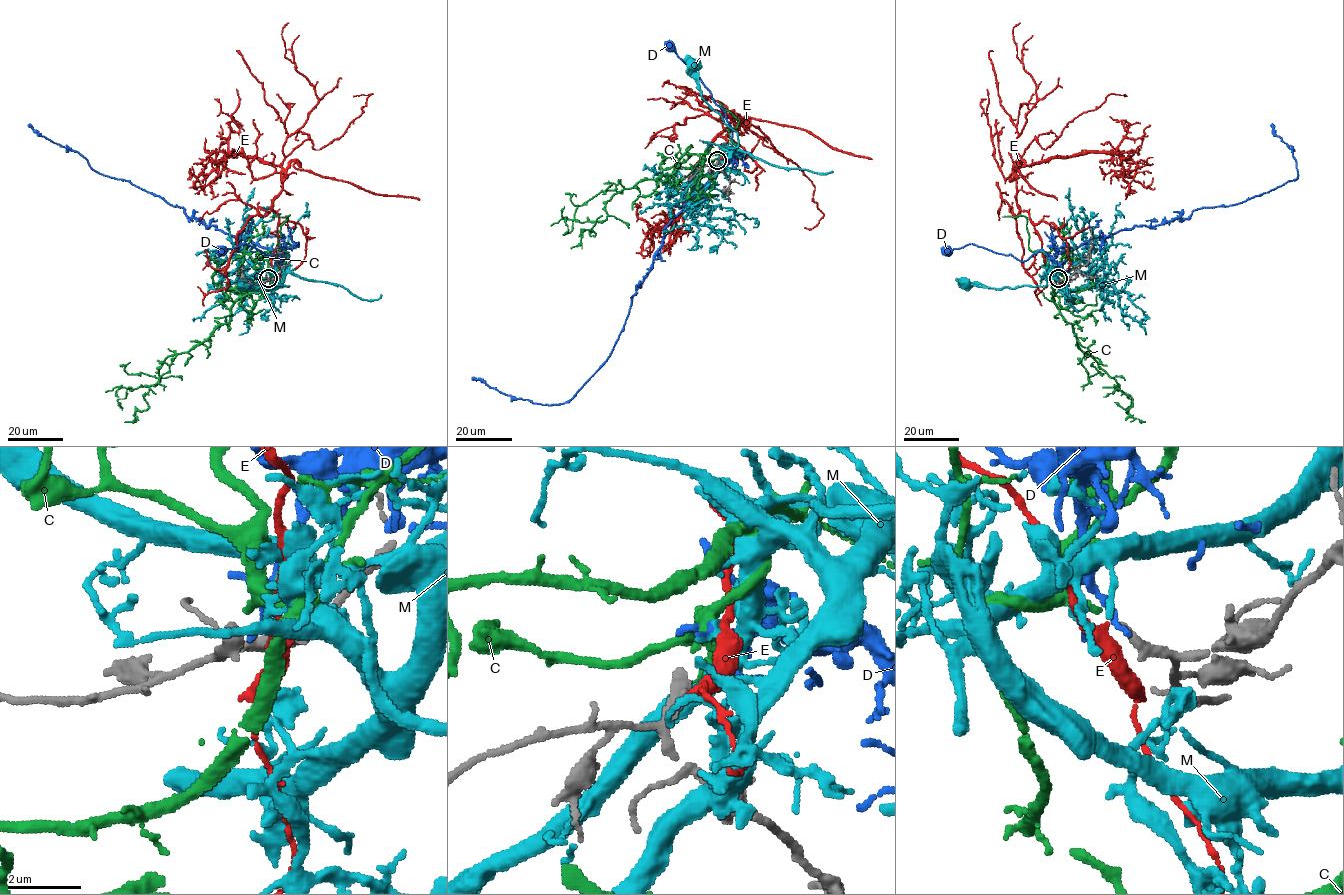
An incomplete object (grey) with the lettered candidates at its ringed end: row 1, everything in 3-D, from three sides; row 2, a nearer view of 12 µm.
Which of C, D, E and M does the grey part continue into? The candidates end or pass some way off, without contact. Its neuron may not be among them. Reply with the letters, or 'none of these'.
C

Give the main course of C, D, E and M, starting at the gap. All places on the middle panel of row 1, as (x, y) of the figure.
C: (718, 159), (723, 150), (684, 154), (671, 174), (615, 193), (594, 236), (581, 231), (581, 243), (570, 248)
D: (719, 157), (730, 157), (738, 148), (732, 143), (732, 128), (710, 91), (667, 48), (668, 45)
E: (720, 159), (727, 135), (722, 118), (730, 116), (790, 159), (812, 182), (813, 200), (823, 217), (804, 228)
M: (719, 158), (728, 148), (737, 146), (738, 134), (702, 98), (694, 64)

